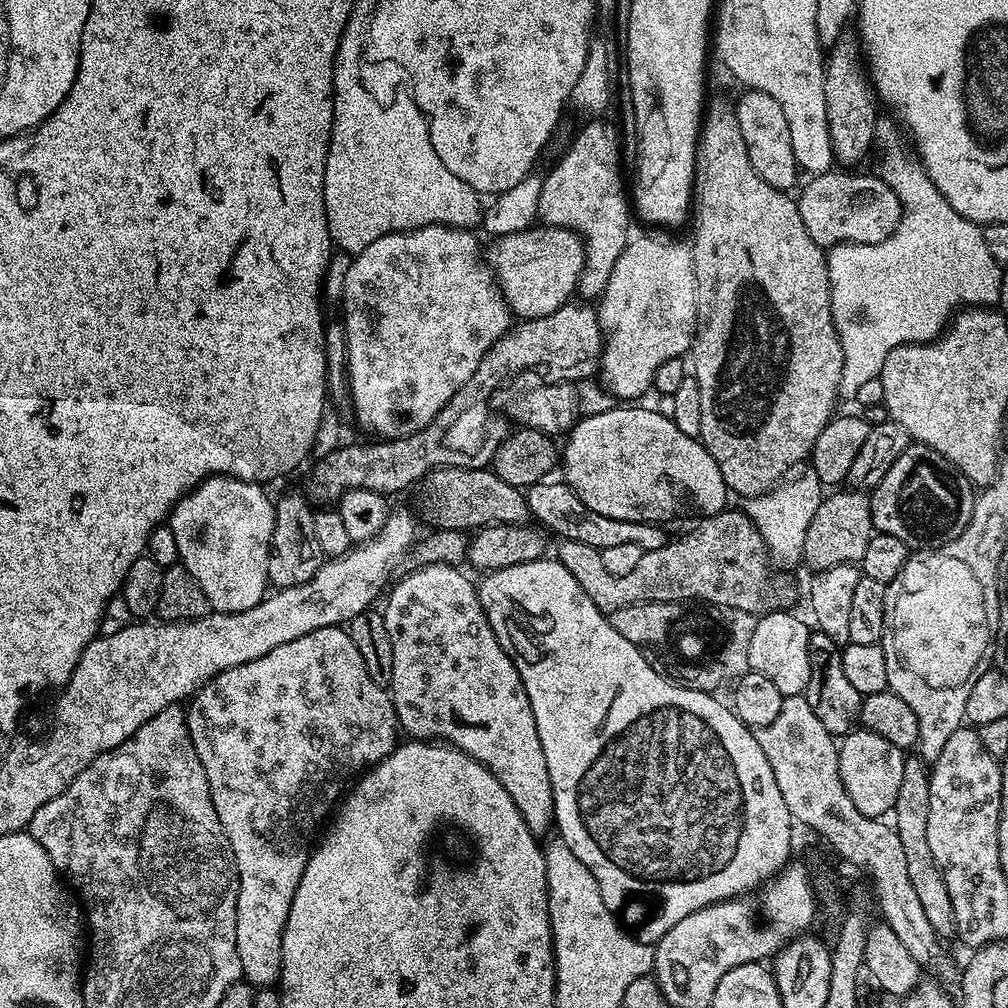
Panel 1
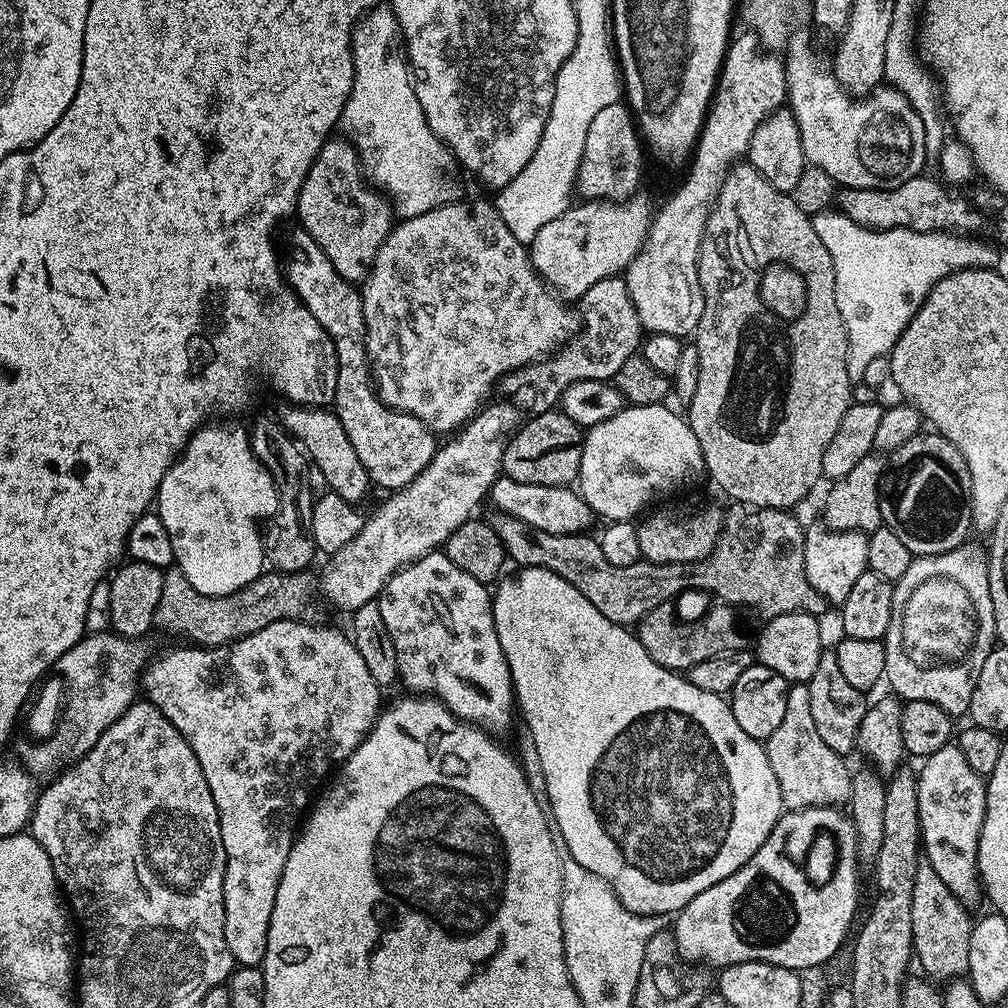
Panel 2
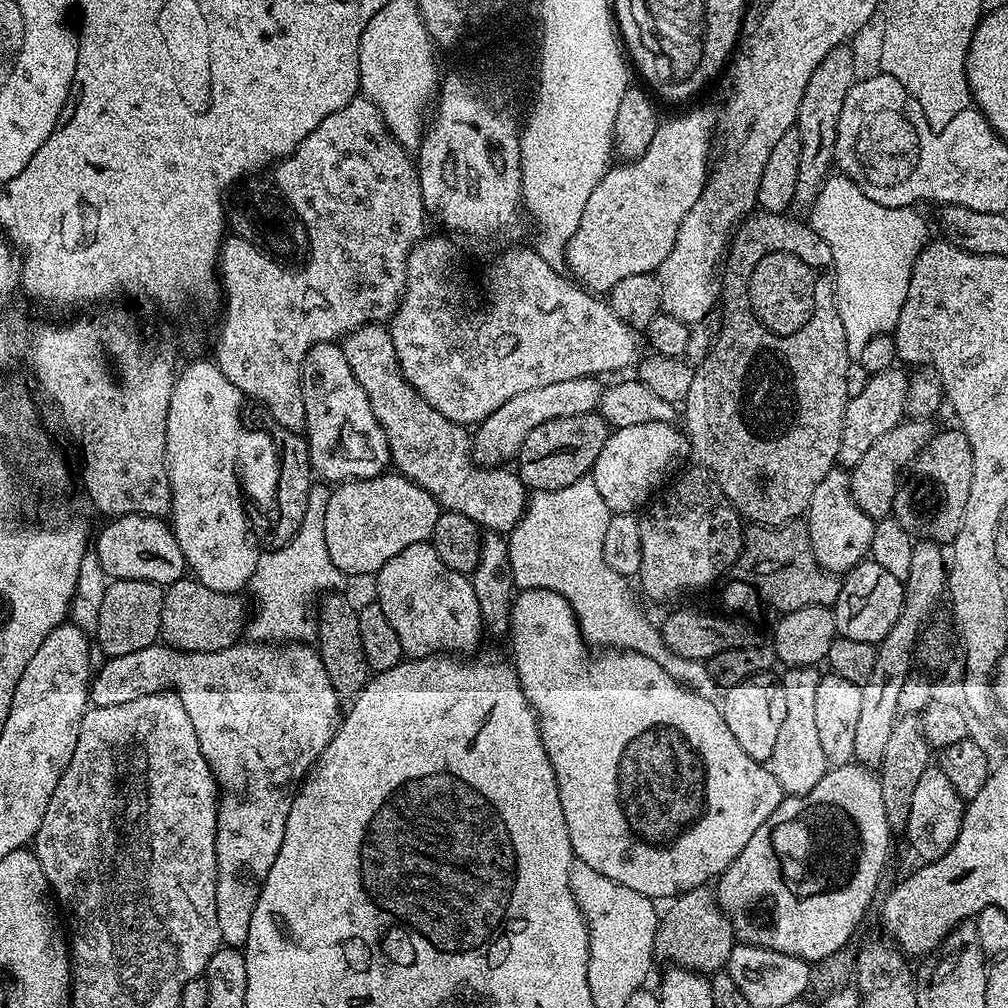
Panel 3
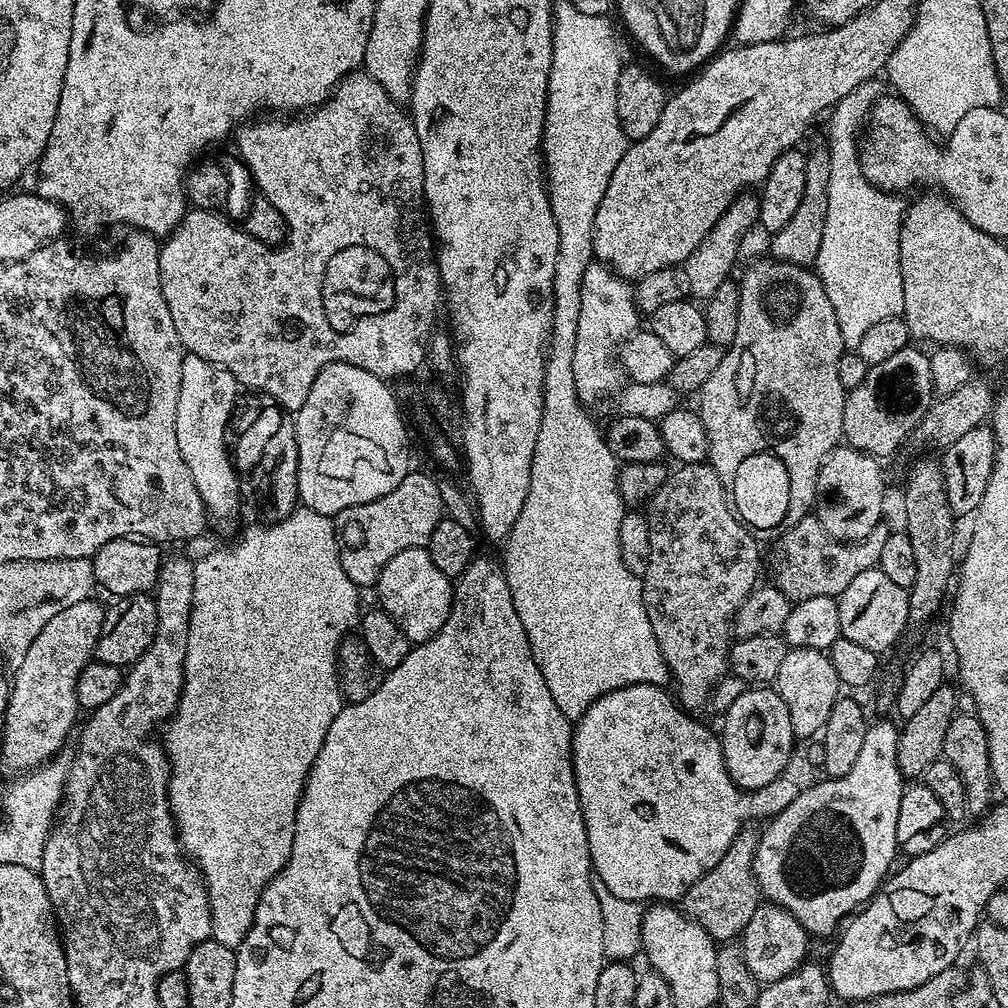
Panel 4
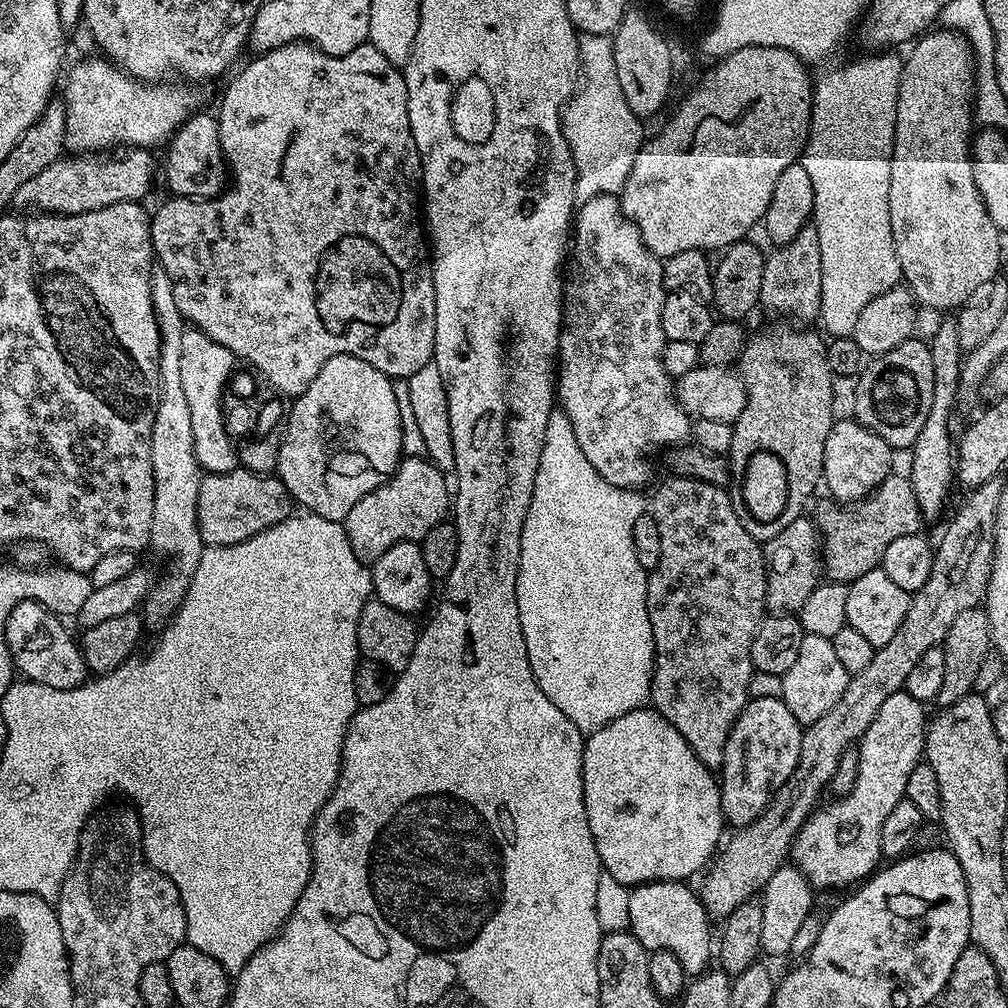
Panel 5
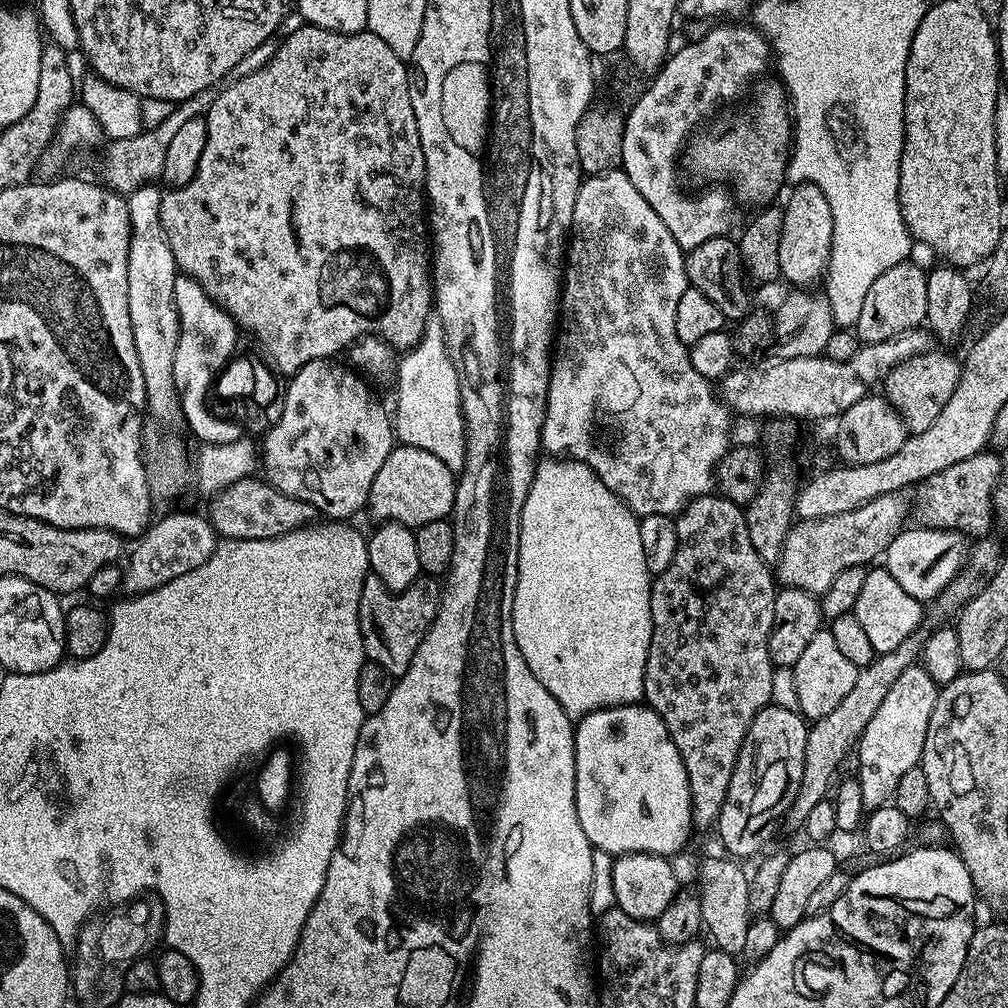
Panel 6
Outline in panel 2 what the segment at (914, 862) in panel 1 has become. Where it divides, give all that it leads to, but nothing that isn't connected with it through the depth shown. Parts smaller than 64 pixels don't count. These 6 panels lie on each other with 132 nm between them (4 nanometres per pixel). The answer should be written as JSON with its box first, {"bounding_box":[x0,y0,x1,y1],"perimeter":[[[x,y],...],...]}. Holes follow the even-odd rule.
{"bounding_box":[910,858,974,982],"perimeter":[[[926,858],[918,862],[918,870],[914,873],[914,902],[910,905],[912,919],[912,947],[915,959],[920,960],[919,971],[933,982],[951,982],[963,977],[970,962],[970,934],[974,923],[969,909],[965,908],[954,894],[950,894],[950,886],[938,878],[934,866]]]}

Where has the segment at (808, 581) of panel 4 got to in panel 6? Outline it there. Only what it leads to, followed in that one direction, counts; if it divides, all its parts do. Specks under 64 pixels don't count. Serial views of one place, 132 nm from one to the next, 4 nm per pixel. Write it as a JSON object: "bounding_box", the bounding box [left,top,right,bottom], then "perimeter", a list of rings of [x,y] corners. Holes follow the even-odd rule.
{"bounding_box":[910,450,1002,534],"perimeter":[[[985,450],[966,458],[966,462],[954,462],[938,474],[920,481],[914,488],[914,503],[910,508],[912,516],[921,528],[954,528],[965,534],[984,534],[994,521],[992,492],[1000,480],[1002,465],[992,450]],[[916,492],[916,496],[915,496]],[[916,504],[916,505],[915,505]],[[972,531],[972,532],[971,532]]]}

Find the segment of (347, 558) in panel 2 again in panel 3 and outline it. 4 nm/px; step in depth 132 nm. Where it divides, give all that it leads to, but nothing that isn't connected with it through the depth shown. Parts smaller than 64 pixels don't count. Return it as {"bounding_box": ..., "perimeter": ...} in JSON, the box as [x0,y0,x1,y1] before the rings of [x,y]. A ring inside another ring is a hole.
{"bounding_box":[470,376,602,466],"perimeter":[[[583,376],[570,378],[566,382],[554,382],[550,386],[538,386],[535,390],[526,390],[526,394],[514,394],[510,402],[502,402],[502,406],[481,420],[475,429],[470,440],[475,459],[484,466],[503,465],[519,453],[526,434],[530,434],[534,426],[542,426],[542,422],[550,422],[550,418],[570,418],[597,411],[602,391],[600,382],[597,377]]]}

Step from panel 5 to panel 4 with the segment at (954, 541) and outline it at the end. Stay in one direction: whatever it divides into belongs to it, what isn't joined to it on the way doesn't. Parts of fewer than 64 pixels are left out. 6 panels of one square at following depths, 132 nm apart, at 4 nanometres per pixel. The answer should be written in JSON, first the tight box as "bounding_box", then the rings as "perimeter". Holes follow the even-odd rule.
{"bounding_box":[682,827,762,942],"perimeter":[[[755,827],[741,828],[734,842],[730,842],[730,850],[718,858],[718,866],[702,874],[702,878],[698,878],[698,882],[694,882],[682,897],[683,912],[696,920],[702,930],[717,942],[735,941],[746,930],[746,922],[754,918],[754,910],[758,910],[762,903],[762,893],[752,869],[760,832],[752,828]]]}

